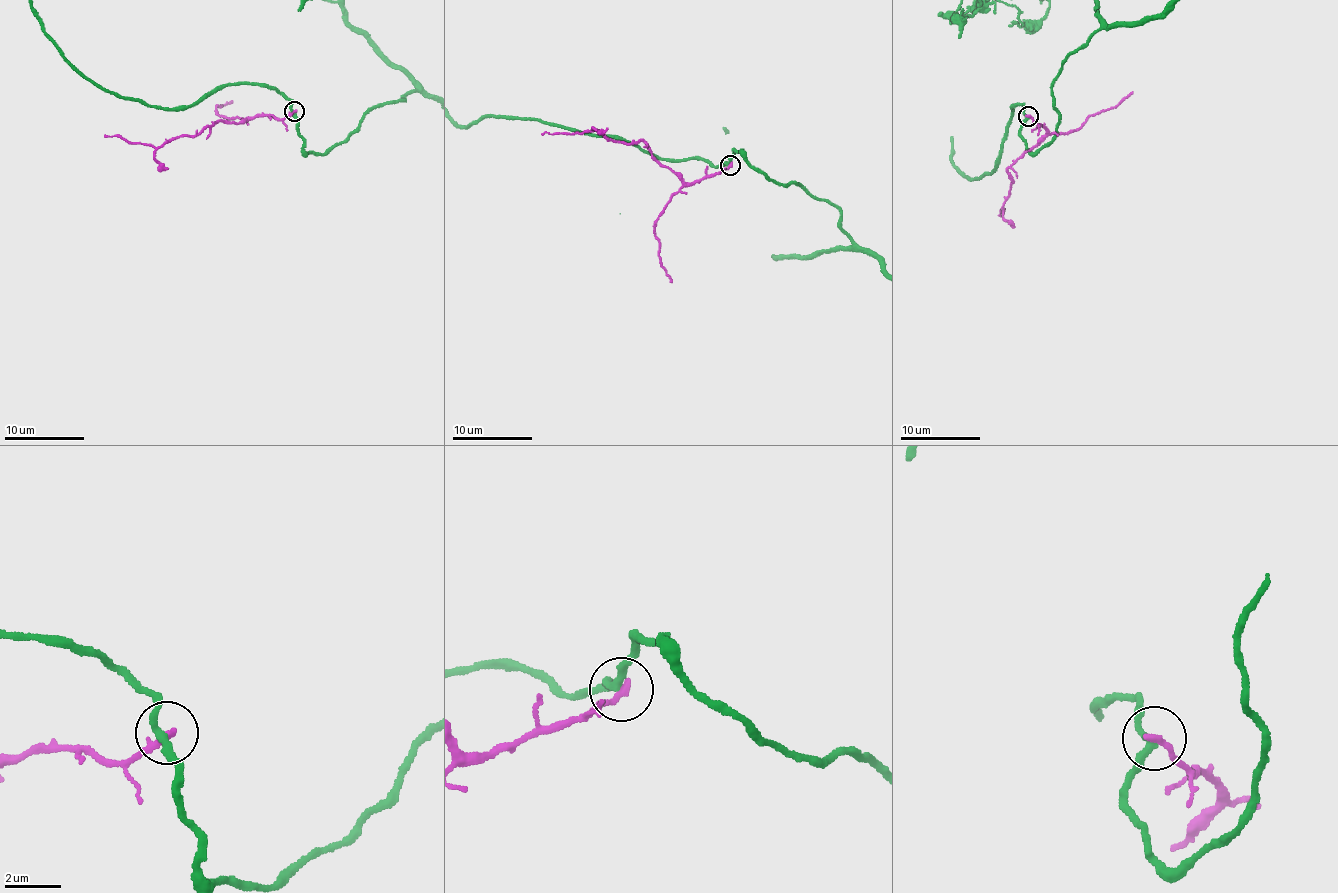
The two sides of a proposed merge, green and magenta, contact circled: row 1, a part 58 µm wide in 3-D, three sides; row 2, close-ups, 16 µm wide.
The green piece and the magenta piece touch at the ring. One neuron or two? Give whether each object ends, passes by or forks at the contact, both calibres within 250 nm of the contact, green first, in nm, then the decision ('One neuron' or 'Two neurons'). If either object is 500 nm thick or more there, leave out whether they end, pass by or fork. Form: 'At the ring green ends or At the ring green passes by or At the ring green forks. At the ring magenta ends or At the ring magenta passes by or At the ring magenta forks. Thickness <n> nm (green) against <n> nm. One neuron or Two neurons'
At the ring green passes by. At the ring magenta ends. Thickness 260 nm (green) against 280 nm. Two neurons

